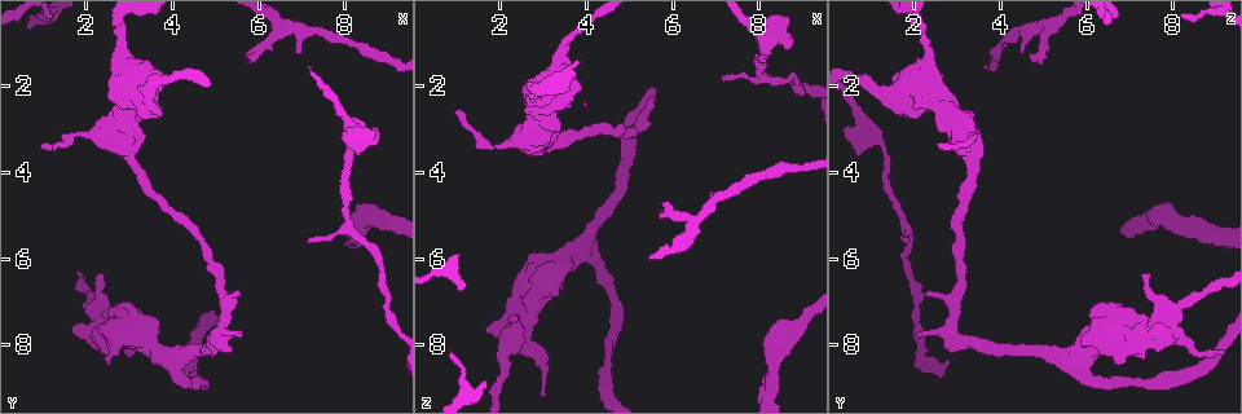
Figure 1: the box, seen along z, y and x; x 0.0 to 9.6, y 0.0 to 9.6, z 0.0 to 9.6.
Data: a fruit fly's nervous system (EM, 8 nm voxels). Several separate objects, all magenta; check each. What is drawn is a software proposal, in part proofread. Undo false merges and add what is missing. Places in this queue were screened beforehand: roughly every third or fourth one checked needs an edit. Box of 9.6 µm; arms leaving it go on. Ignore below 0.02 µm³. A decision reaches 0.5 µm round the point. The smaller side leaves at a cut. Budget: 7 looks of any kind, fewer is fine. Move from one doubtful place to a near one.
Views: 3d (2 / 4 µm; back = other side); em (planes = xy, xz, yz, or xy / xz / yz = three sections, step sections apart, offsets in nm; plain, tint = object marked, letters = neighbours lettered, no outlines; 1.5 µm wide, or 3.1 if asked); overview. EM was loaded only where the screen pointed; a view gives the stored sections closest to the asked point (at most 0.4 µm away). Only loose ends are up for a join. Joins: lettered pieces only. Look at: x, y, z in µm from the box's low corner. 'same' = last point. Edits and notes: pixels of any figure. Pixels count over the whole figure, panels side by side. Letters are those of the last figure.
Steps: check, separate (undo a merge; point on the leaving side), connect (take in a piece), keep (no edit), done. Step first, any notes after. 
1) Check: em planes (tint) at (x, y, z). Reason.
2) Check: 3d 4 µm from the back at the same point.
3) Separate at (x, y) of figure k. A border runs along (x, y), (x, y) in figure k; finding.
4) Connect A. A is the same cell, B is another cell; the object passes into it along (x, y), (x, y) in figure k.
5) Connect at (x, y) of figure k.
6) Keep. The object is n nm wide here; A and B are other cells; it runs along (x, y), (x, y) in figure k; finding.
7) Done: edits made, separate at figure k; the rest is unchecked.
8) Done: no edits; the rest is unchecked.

Check: 3d 2 µm at (8.20, 3.15, 0.85). A fork.

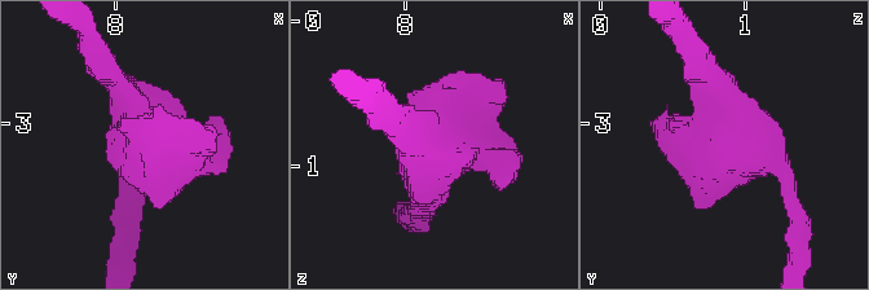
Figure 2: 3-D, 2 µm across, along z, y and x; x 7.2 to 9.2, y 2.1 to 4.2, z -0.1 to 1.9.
Check: em planes (letters) at (8.20, 3.20, 0.88).

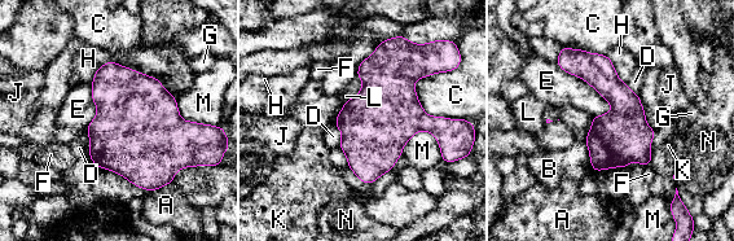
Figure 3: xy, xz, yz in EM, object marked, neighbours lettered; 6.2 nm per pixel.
Keep. A, B, C, D, E, F, G, H, J, K, L, M and N are other cells; a border runs along (442, 150), (417, 131), (400, 154) in figure 3; one cell here.

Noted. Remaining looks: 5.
Check: em yz step 4 (letters) at (2.80, 1.95, 2.75). Stops while still wide.

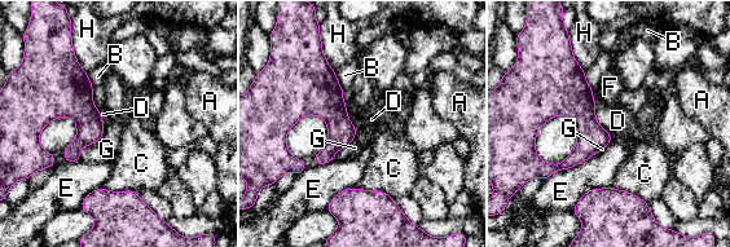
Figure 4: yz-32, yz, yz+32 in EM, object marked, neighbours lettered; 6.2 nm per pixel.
Check: em planes (letters) at the same point.

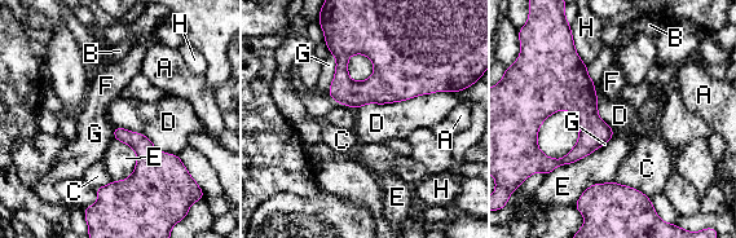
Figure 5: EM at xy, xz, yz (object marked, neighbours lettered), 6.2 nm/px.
Keep. A, B, C, D, E, F, G and H are other cells; a border runs along (450, 91), (355, 109) in figure 5; no lettered piece goes on from it.

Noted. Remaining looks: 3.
Check: em xy step 4 (letters) at (5.40, 8.10, 2.80). Branch stops here.

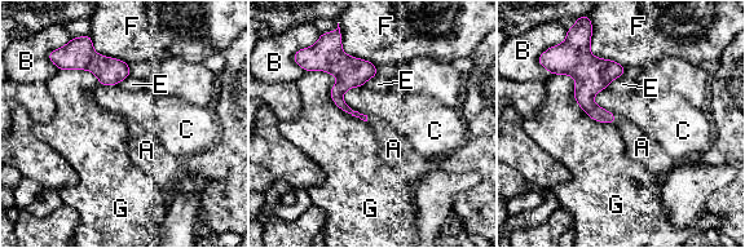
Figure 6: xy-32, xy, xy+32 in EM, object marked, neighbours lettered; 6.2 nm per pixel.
Check: em planes (letters) at the same point.

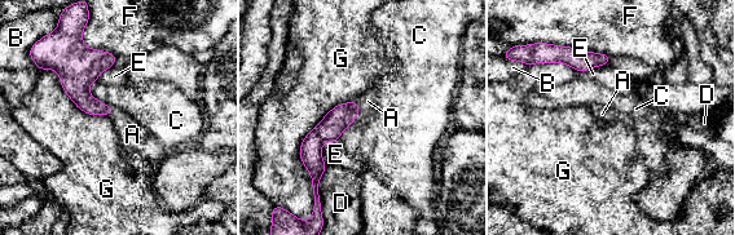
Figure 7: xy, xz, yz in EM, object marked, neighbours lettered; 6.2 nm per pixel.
Connect A. The longest contact is with G, 600 nm; A is the same cell, B, C, D, E, F and G are other cells; the object passes into it along (330, 128), (359, 111), (368, 101) in figure 7; the cell continues.

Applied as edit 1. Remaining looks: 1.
Done: edits made, connect at figure 7; the rest is unchecked.

